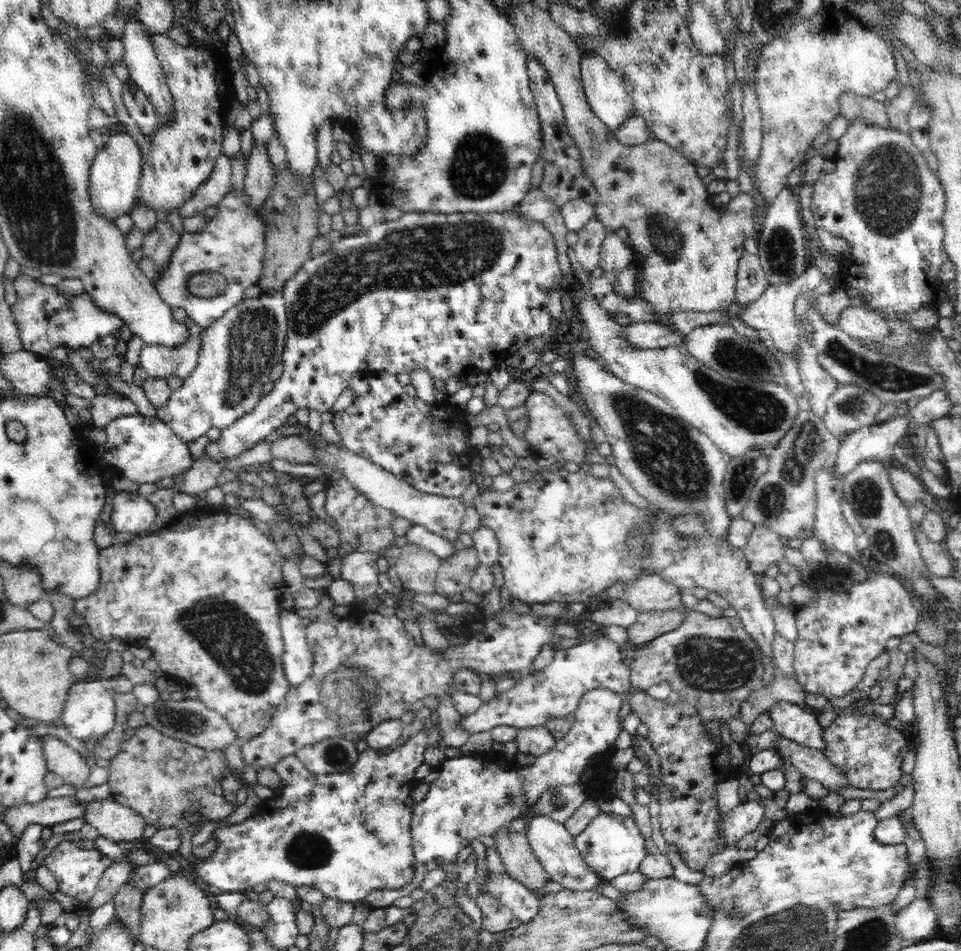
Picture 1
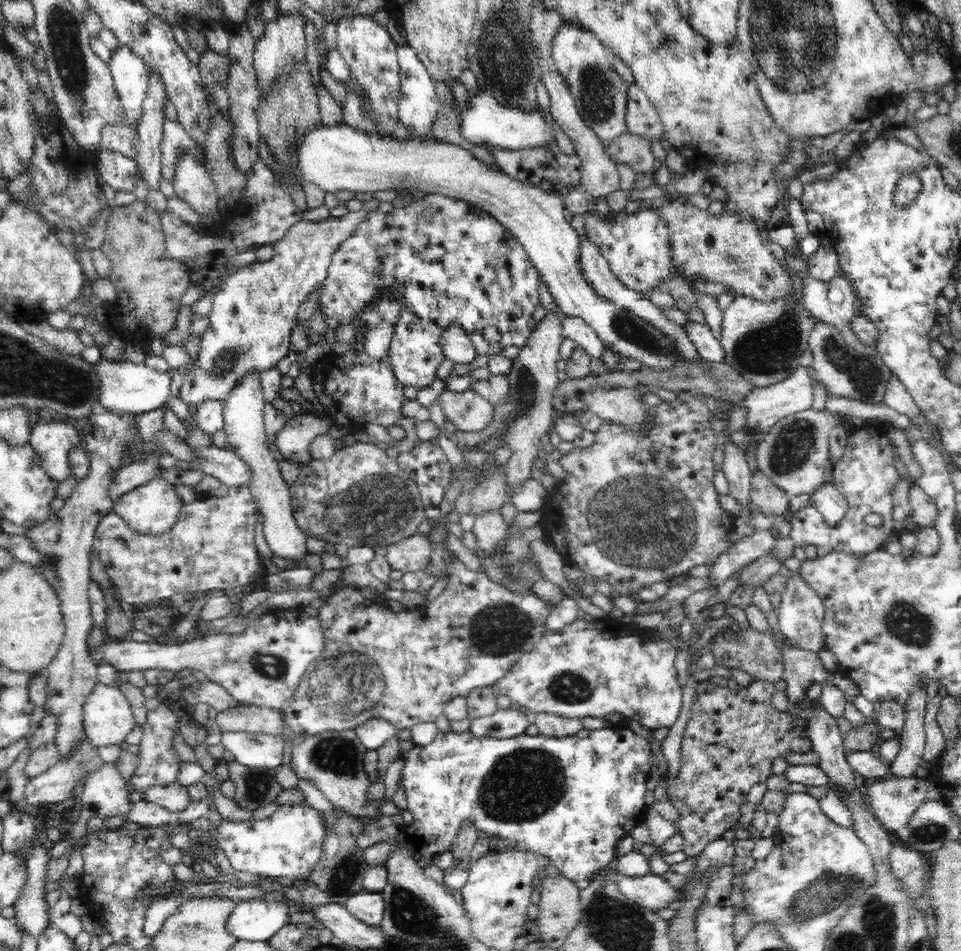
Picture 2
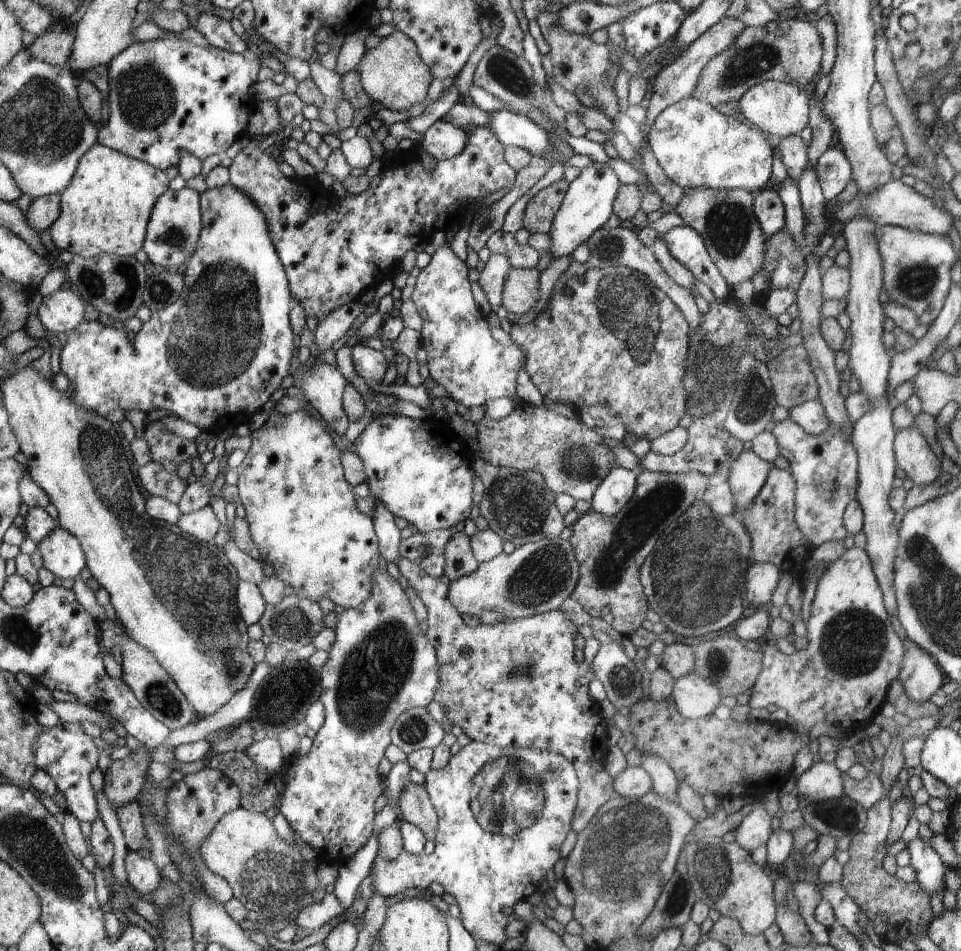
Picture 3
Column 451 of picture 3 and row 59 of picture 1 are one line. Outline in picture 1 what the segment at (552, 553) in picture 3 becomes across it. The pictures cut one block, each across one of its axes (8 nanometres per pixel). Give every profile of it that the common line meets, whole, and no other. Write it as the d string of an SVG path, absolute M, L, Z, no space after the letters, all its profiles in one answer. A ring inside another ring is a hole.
M595 52L581 55L580 72L592 112L610 132L615 132L635 112L623 78Z

